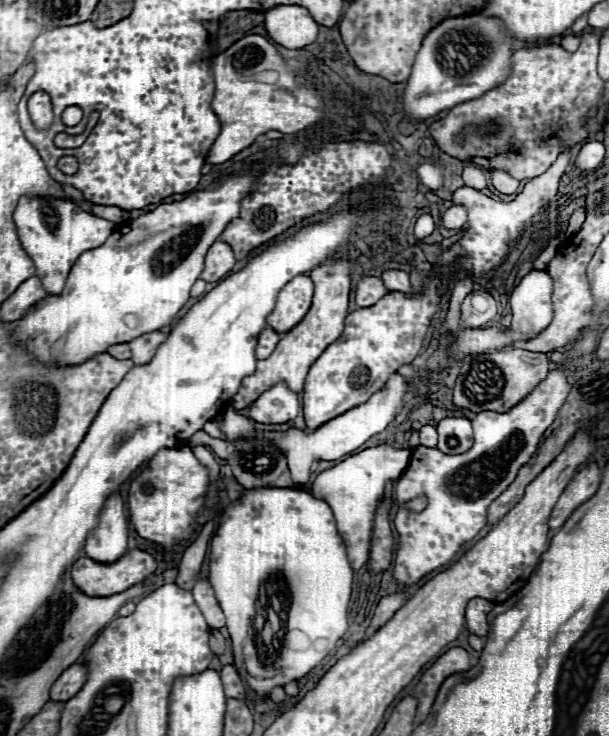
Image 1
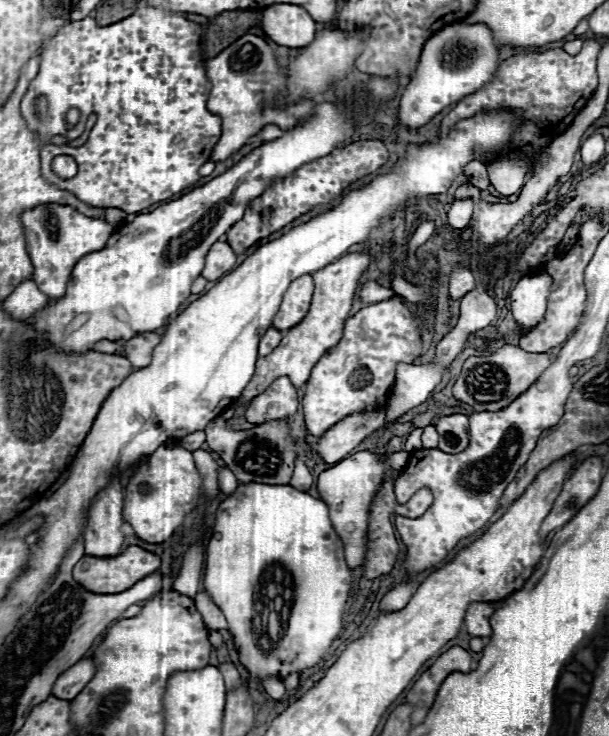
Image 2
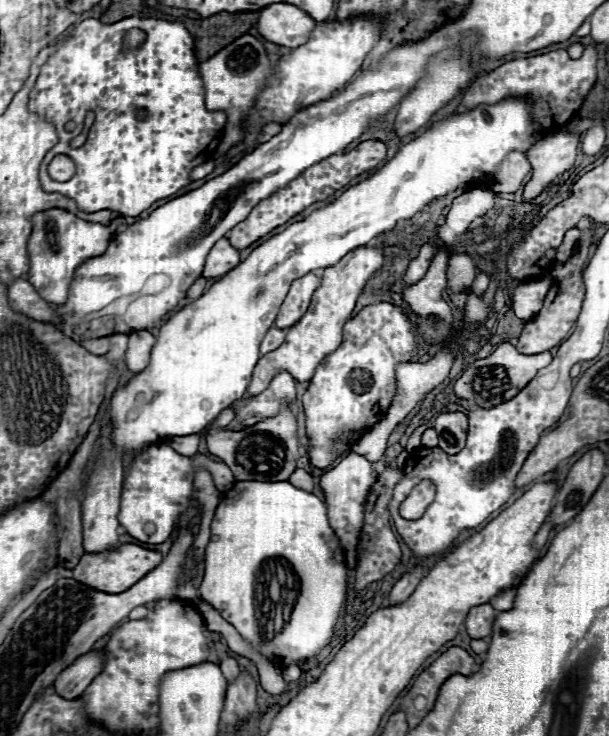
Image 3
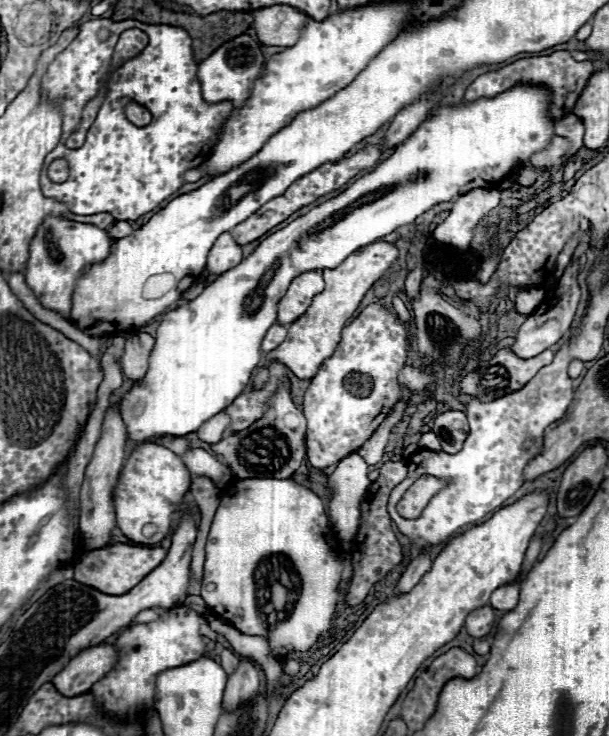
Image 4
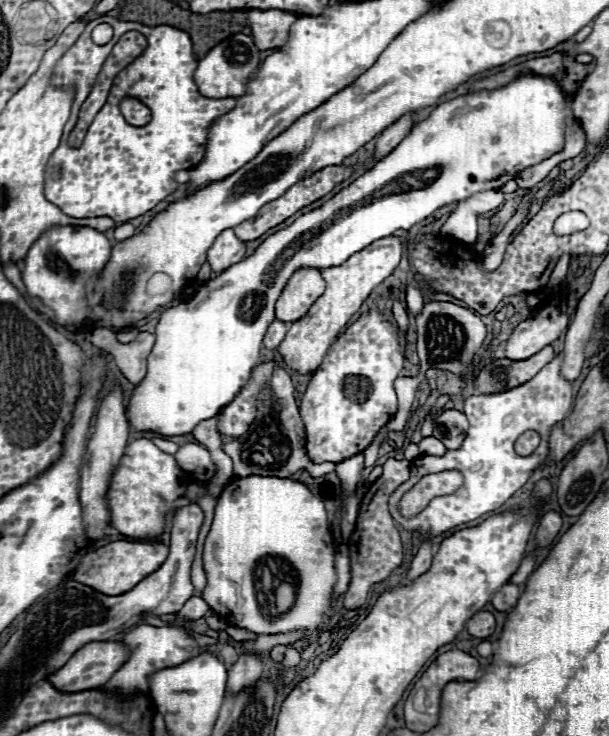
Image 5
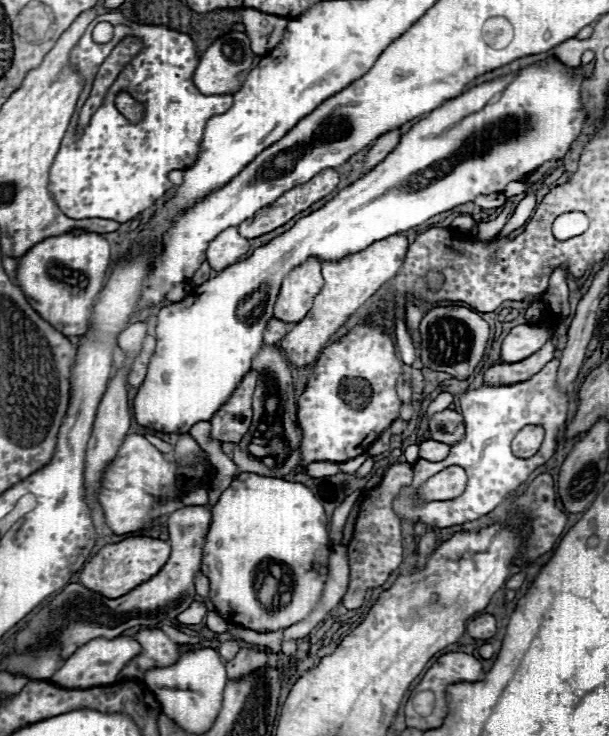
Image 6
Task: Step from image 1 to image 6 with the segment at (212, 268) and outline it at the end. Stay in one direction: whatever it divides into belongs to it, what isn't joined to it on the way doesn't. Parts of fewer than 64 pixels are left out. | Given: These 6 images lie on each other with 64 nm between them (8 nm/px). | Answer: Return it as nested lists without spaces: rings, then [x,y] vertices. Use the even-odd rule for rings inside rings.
[[[226,228],[208,244],[206,258],[208,264],[220,272],[238,262],[240,256],[244,256],[248,250],[250,250],[250,240],[240,236],[236,228]]]

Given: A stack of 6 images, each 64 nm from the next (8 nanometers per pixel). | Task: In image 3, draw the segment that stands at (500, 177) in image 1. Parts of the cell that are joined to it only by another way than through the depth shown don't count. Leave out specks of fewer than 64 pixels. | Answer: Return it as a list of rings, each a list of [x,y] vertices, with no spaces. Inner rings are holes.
[[[512,152],[512,156],[508,156],[508,160],[504,160],[504,164],[492,176],[490,188],[494,192],[516,192],[530,170],[532,168],[526,156],[522,152]]]

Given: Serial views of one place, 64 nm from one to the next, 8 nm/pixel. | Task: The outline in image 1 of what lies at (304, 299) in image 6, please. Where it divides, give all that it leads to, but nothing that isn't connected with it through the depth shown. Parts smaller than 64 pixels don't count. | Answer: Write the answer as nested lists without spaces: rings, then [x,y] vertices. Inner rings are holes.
[[[296,276],[290,280],[278,294],[276,308],[268,316],[268,326],[280,334],[292,330],[310,310],[312,292],[314,284],[310,276]]]

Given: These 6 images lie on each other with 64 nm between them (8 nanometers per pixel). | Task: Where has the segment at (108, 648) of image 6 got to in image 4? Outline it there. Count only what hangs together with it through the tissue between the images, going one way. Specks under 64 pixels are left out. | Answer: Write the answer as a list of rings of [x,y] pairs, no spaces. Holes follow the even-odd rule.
[[[98,644],[98,646],[90,646],[86,650],[82,650],[78,656],[74,656],[62,672],[58,672],[52,678],[54,688],[64,694],[64,696],[78,696],[80,692],[88,692],[98,680],[102,680],[118,662],[118,652],[114,650],[112,644]]]

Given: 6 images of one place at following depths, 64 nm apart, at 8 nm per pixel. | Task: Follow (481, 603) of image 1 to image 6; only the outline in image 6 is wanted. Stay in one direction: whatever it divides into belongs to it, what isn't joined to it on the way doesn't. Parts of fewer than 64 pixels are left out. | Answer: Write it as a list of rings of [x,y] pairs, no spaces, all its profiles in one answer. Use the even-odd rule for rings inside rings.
[[[484,614],[484,616],[478,616],[474,618],[470,624],[468,624],[468,634],[472,638],[482,638],[482,640],[488,640],[496,634],[496,620],[494,616],[490,614]]]

